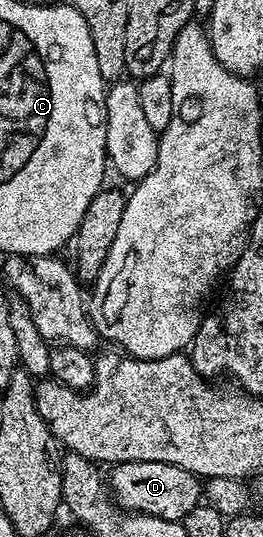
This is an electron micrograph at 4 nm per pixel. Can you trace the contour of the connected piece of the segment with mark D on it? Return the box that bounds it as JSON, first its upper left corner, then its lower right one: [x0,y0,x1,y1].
[109,461,201,521]

